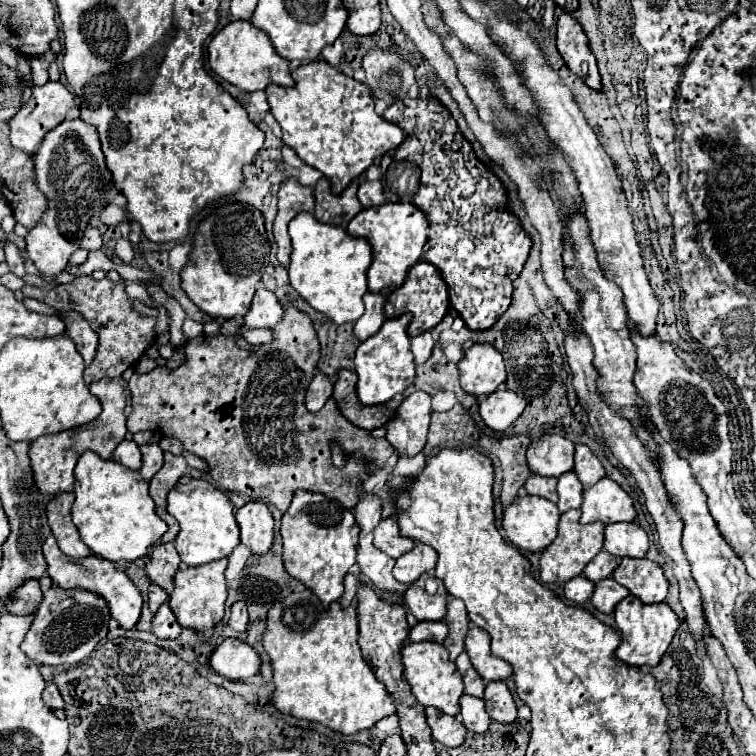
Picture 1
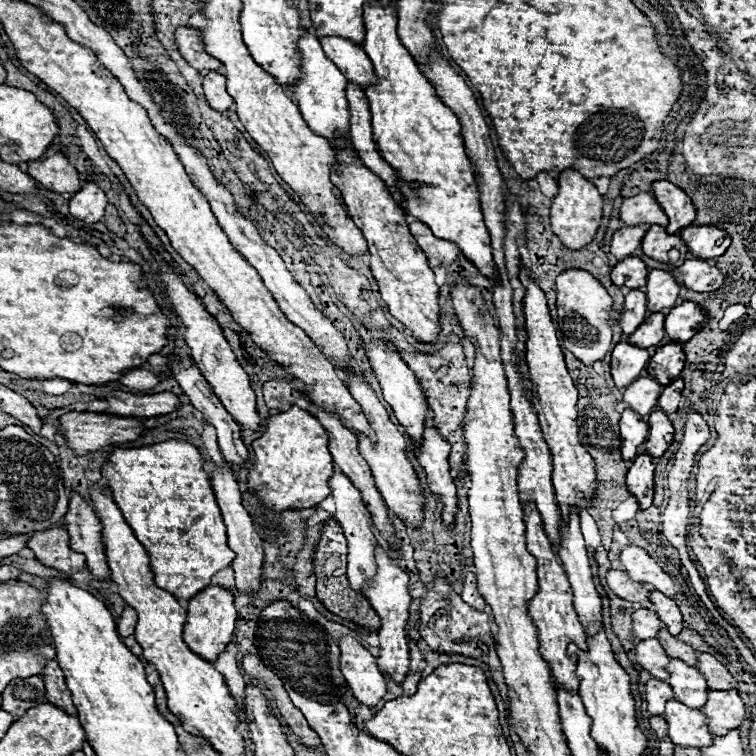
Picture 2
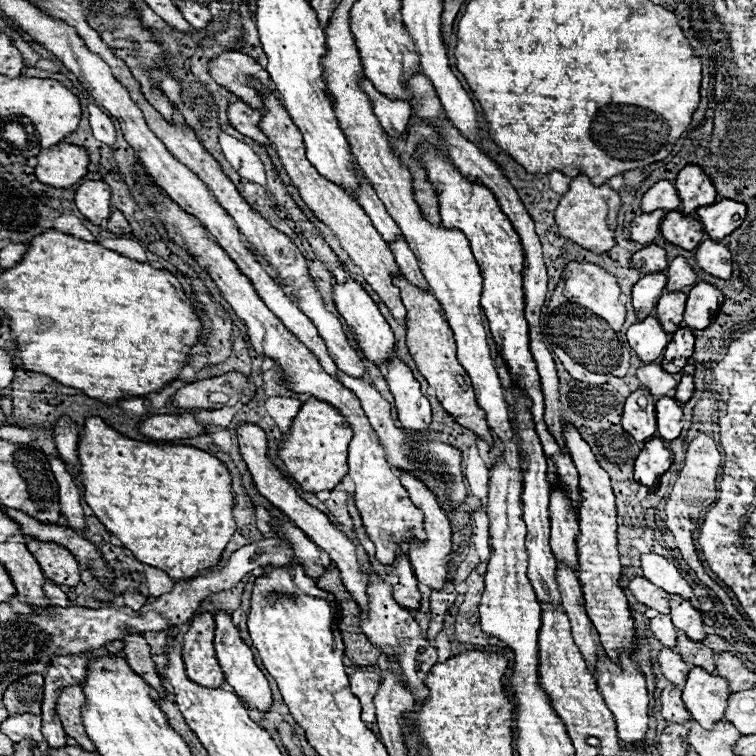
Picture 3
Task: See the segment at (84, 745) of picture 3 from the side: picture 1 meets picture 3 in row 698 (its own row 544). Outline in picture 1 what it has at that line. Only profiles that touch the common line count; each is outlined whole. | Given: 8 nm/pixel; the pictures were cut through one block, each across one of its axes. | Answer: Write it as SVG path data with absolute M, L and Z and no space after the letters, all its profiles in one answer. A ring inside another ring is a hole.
M60 494L60 496L50 498L50 502L48 502L48 524L52 528L52 534L56 536L62 552L68 554L70 558L78 560L78 558L86 558L86 556L94 556L94 554L80 540L80 534L76 532L76 526L72 524L72 518L70 518L72 502L74 502L72 494Z

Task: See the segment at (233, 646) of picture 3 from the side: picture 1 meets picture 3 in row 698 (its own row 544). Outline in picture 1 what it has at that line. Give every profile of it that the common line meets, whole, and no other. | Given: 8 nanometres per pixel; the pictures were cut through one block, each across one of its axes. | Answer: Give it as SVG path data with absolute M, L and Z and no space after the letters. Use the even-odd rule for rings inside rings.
M248 502L236 510L236 520L240 524L242 544L252 548L254 554L264 554L270 550L274 540L274 518L264 502Z

